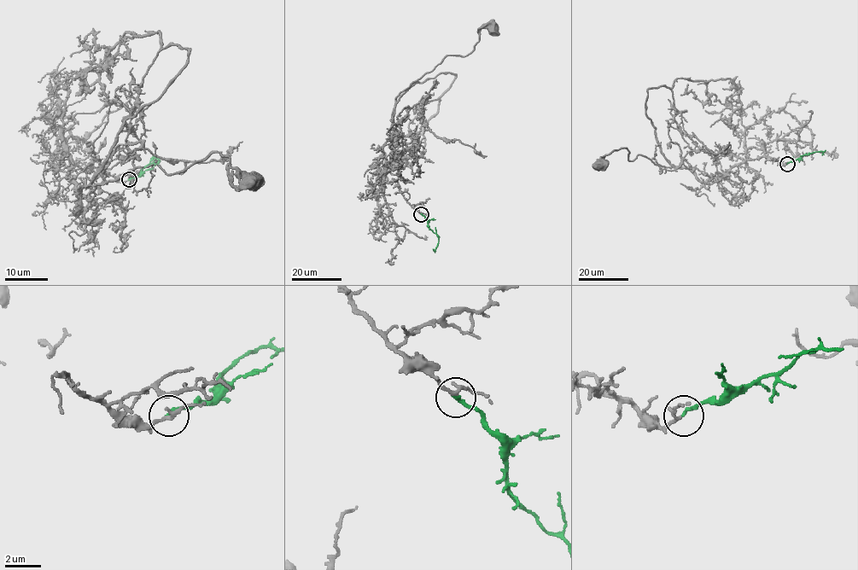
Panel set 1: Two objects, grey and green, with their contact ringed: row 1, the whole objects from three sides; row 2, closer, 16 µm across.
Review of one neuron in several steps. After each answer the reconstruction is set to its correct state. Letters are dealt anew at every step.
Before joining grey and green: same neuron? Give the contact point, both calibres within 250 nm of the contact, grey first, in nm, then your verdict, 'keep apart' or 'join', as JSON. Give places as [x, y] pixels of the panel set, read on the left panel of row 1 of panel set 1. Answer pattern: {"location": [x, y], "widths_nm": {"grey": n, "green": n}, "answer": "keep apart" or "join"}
{"location": [129, 179], "widths_nm": {"grey": 170, "green": 180}, "answer": "join"}

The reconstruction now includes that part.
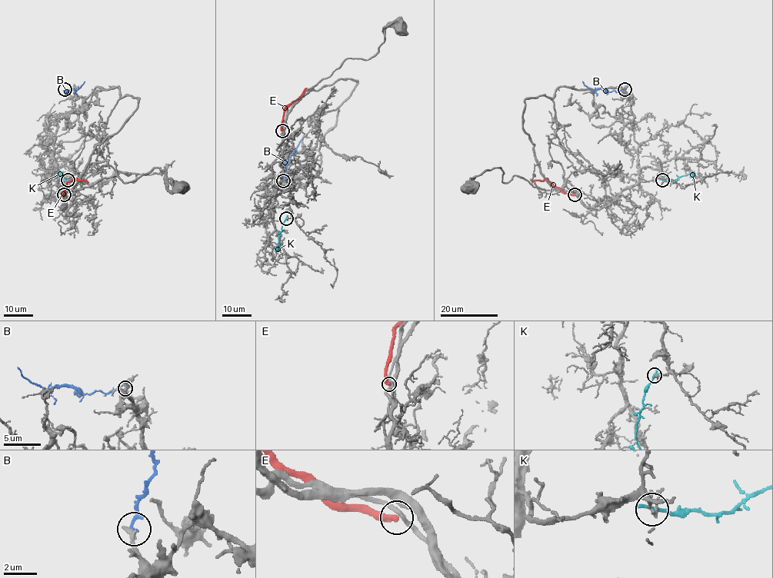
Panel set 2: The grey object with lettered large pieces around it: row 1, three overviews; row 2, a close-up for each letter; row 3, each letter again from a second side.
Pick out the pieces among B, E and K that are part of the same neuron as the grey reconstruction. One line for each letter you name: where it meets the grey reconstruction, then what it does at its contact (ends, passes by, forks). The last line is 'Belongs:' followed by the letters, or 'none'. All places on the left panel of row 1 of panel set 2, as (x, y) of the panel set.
Belongs: none

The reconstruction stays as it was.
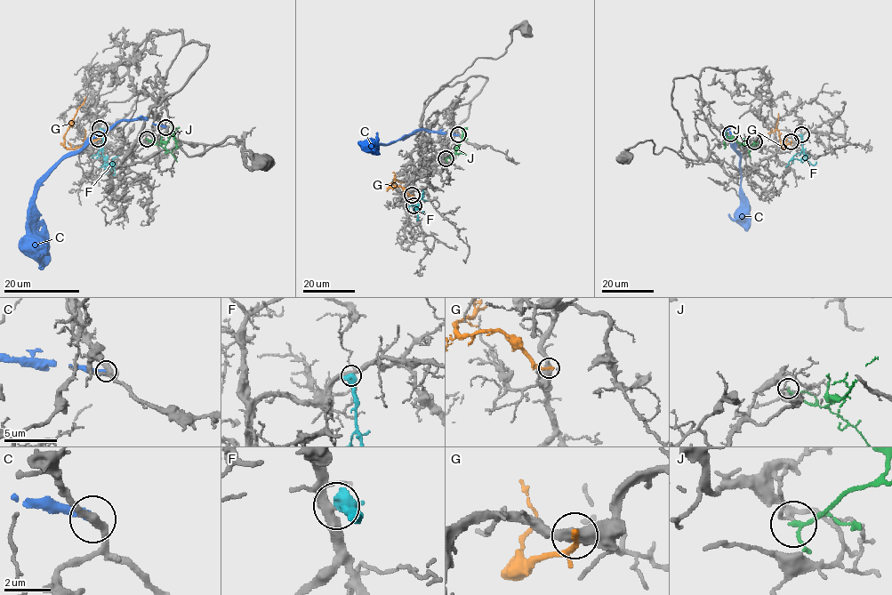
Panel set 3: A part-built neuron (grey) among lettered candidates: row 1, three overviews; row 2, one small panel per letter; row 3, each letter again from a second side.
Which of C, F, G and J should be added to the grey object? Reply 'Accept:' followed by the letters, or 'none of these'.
Accept: F

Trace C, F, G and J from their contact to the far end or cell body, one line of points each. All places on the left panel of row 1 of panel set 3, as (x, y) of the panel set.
C: (165, 126), (145, 119), (121, 120), (68, 154), (36, 192), (34, 233), (43, 242), (45, 253), (45, 245)
F: (100, 129), (104, 163), (111, 164), (113, 175)
G: (98, 138), (79, 147), (68, 148), (65, 146), (65, 133), (69, 122), (85, 97)
J: (147, 138), (161, 145), (169, 139), (172, 132), (176, 140), (173, 148)

